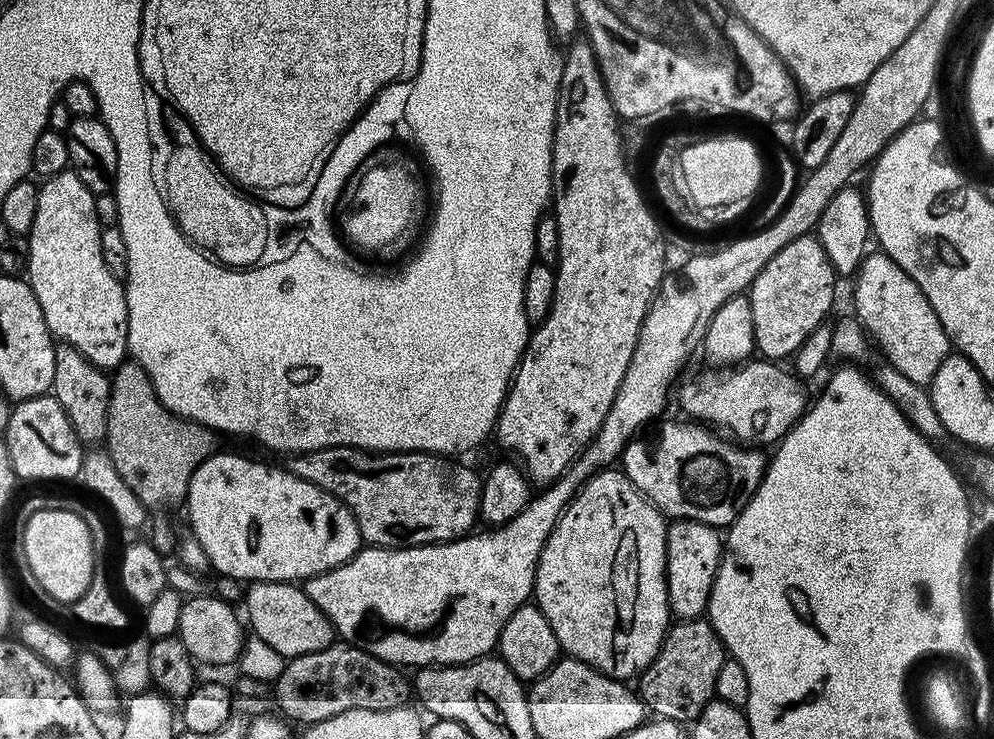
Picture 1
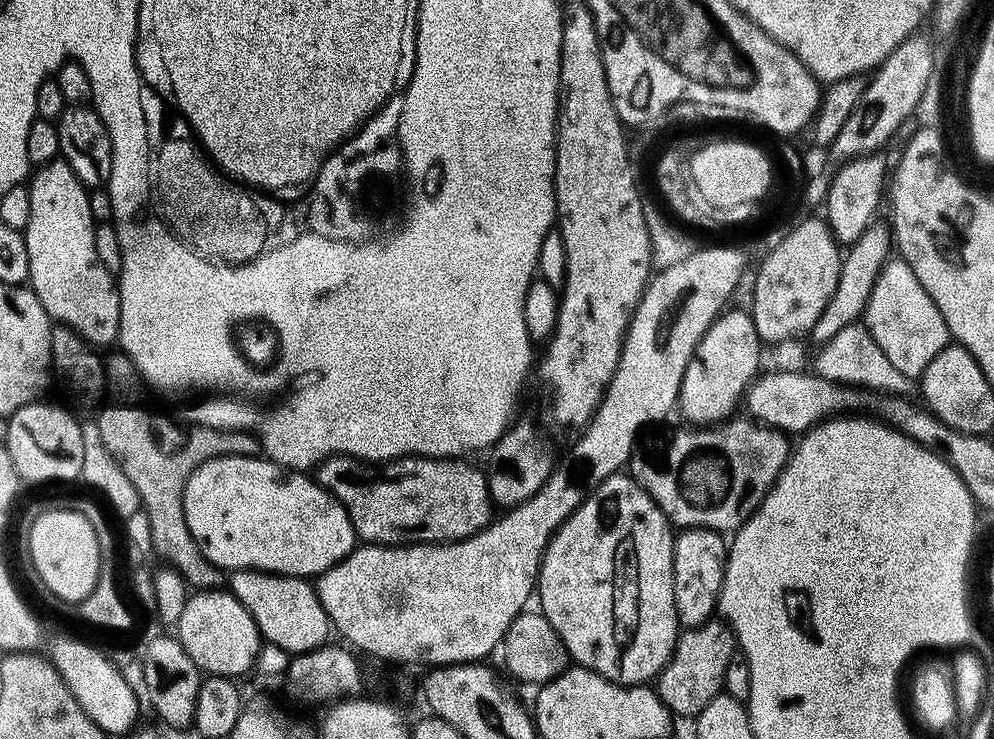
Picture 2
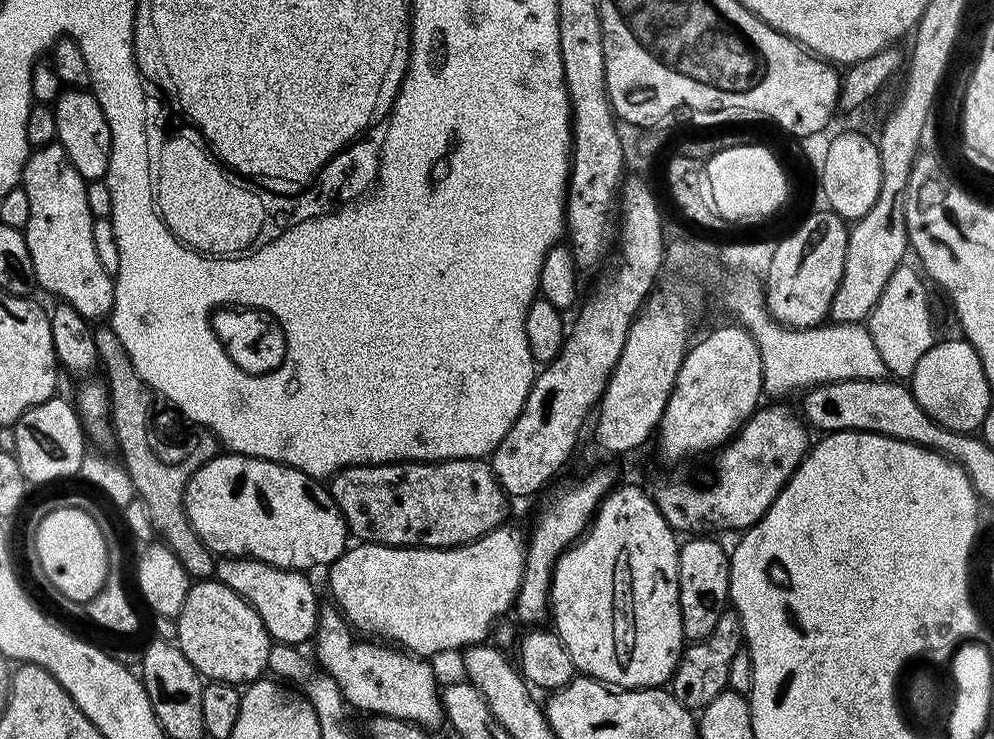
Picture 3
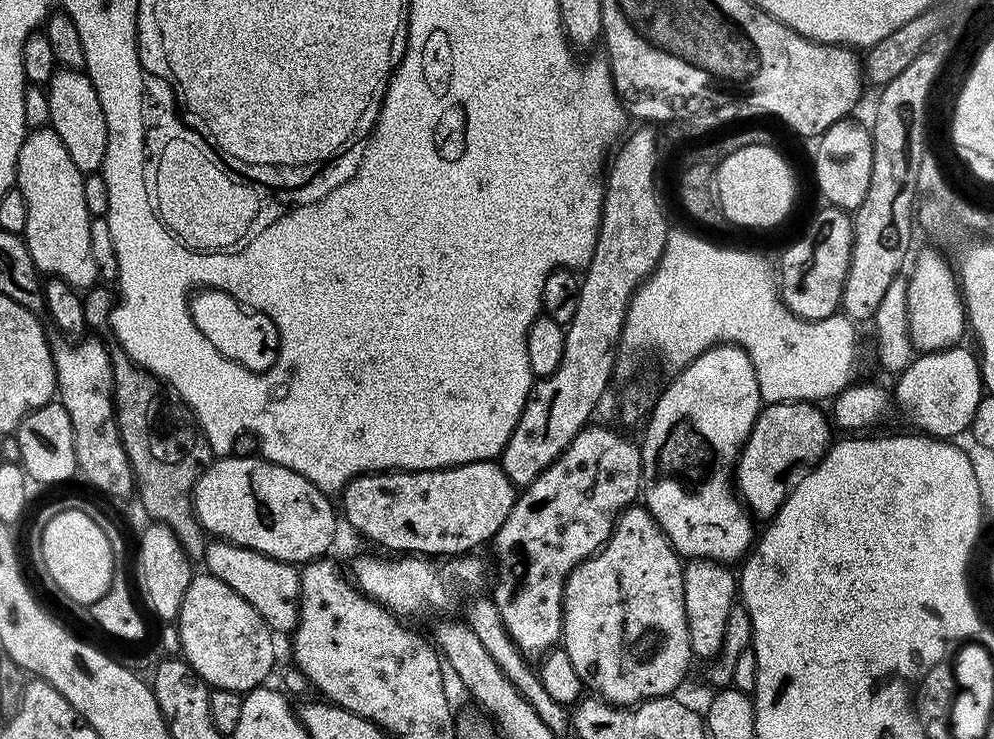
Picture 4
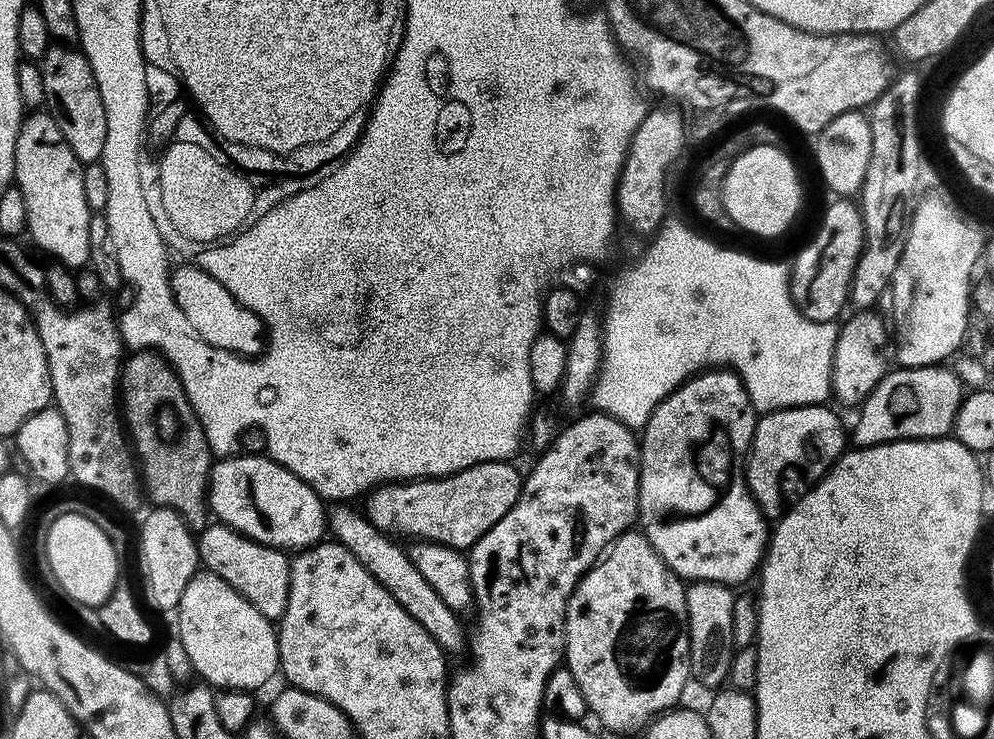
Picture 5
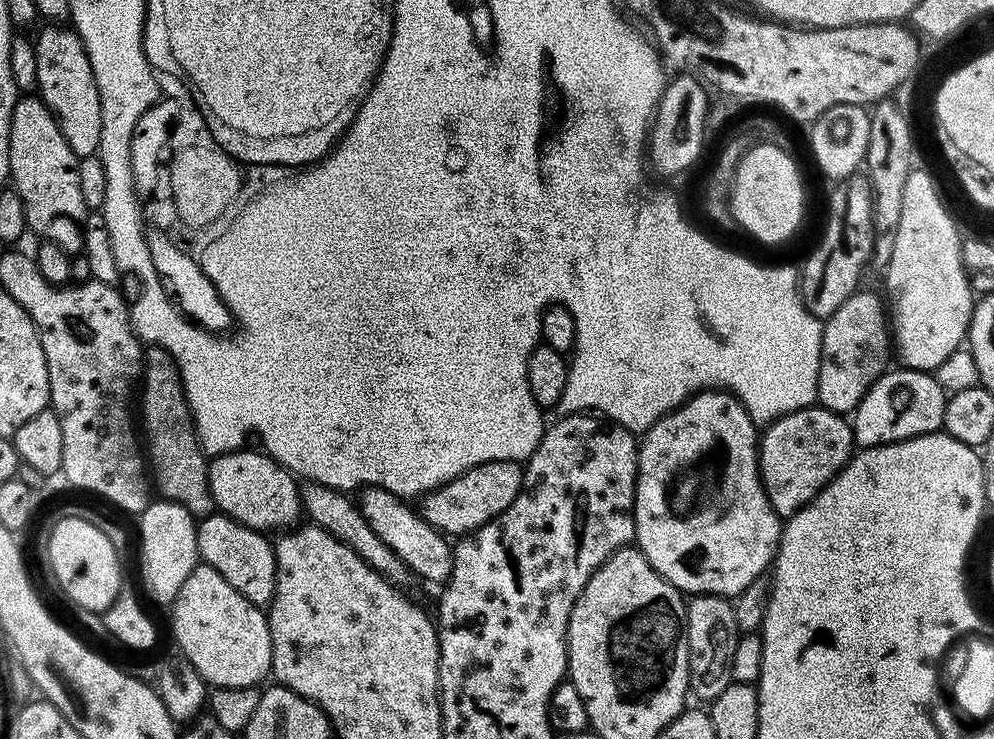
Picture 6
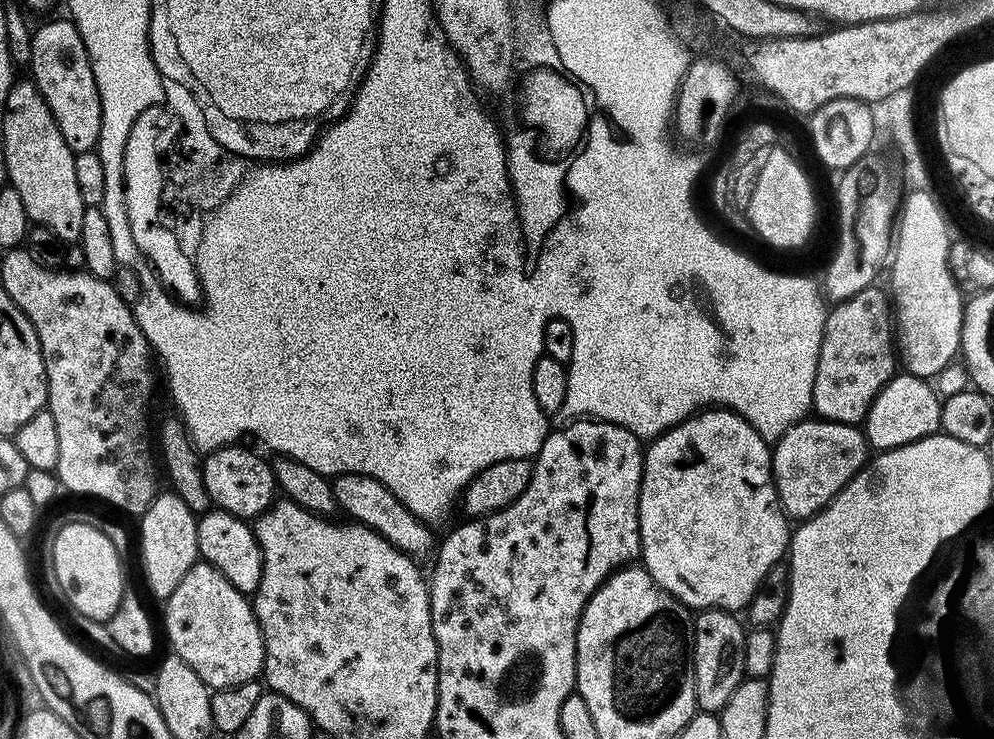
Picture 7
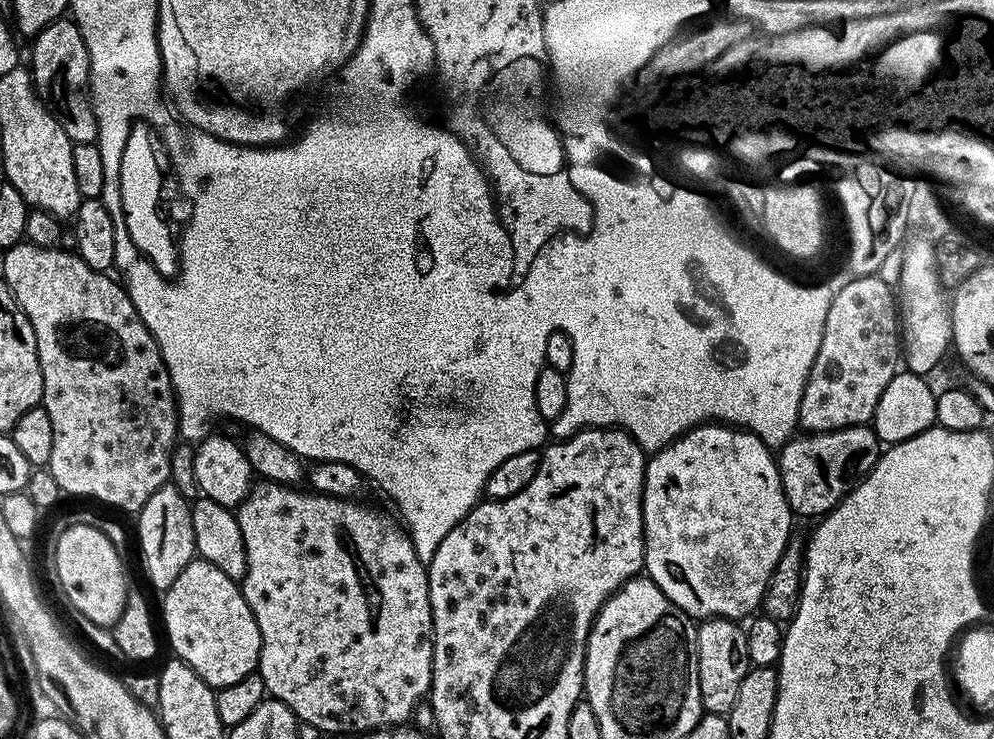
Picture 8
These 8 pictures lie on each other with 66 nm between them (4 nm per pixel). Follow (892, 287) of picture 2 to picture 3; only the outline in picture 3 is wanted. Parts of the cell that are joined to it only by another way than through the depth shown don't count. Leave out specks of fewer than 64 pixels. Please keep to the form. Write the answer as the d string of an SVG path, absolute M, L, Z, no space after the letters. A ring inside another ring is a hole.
M902 263L890 275L880 301L874 306L866 321L870 338L874 338L878 354L882 354L882 362L896 378L911 378L914 366L918 366L922 354L926 354L926 350L930 350L938 340L936 324L932 321L932 304L928 301L927 290L924 289L925 277L909 264Z

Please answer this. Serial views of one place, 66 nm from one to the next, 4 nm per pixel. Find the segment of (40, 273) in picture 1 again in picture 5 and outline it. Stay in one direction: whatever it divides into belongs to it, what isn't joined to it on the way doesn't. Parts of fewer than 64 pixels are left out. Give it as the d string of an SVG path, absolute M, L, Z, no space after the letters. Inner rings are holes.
M21 134L16 139L16 174L15 187L22 190L22 198L26 198L26 218L28 219L27 235L53 261L62 263L73 270L80 270L90 261L90 218L94 214L86 202L86 194L82 191L83 167L74 165L74 157L67 144L58 142L55 135L28 136Z

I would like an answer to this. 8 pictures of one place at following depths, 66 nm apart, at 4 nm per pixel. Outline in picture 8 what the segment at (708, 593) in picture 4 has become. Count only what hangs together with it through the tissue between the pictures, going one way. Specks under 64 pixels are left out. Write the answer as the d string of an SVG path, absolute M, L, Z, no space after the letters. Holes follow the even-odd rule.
M708 618L696 632L694 644L694 680L700 686L700 703L708 714L727 714L734 702L748 669L746 632L737 621L723 618Z

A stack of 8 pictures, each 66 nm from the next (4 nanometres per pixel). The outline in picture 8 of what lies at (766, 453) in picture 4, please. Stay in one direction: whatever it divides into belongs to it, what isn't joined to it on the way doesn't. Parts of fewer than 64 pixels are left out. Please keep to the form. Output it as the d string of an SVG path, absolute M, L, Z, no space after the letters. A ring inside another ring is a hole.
M868 426L793 435L778 452L780 481L786 502L797 517L823 517L856 487L861 478L867 476L876 465L877 455L876 433Z

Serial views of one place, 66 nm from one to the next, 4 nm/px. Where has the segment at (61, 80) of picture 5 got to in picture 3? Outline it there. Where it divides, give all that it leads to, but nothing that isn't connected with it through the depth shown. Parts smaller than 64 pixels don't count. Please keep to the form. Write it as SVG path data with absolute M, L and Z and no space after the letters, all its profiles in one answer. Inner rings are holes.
M69 87L61 91L52 112L56 123L55 139L62 146L62 150L66 150L66 158L70 158L74 170L78 170L78 174L86 182L104 180L110 166L112 135L98 98L90 90Z

